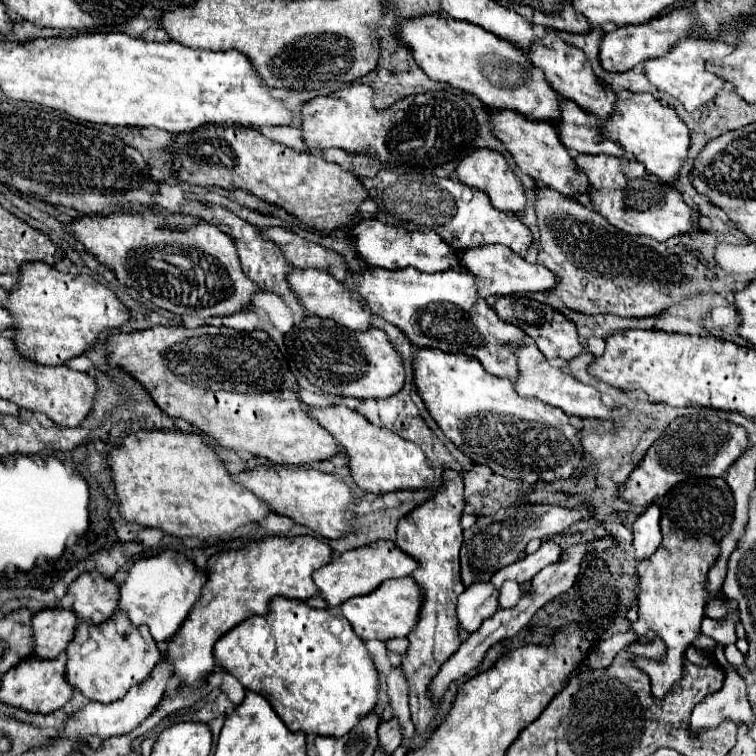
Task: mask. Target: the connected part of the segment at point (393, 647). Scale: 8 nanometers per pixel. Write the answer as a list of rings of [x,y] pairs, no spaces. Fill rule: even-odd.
[[[407,637],[396,638],[386,642],[387,650],[399,655],[406,652],[408,645],[409,641],[407,640]]]

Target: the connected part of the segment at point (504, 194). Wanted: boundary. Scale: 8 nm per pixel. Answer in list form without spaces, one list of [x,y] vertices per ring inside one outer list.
[[[475,150],[475,152],[471,152],[457,166],[457,176],[459,176],[459,180],[463,184],[467,184],[471,188],[483,190],[489,196],[491,204],[495,208],[503,210],[503,212],[519,212],[527,204],[523,184],[515,176],[515,172],[511,170],[511,166],[507,164],[507,160],[505,160],[505,156],[501,152],[495,152],[495,150]]]

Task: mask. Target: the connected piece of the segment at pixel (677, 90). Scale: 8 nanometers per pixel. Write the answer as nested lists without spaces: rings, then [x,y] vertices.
[[[687,38],[677,42],[663,58],[655,58],[655,60],[647,60],[645,62],[645,76],[649,78],[649,82],[653,86],[657,86],[661,92],[667,92],[671,96],[675,96],[689,112],[699,108],[701,104],[711,102],[717,92],[725,86],[725,80],[707,70],[707,64],[711,60],[721,60],[725,56],[729,56],[735,50],[735,44],[717,40],[717,42],[709,42],[709,40],[697,40],[697,38]]]

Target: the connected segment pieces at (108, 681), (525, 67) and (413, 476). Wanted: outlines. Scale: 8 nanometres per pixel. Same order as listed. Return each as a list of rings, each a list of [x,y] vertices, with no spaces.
[[[119,610],[105,624],[99,626],[91,622],[79,622],[75,638],[67,648],[65,680],[67,684],[71,684],[73,690],[81,692],[91,702],[111,704],[127,694],[131,686],[141,684],[151,674],[161,656],[163,654],[159,652],[155,640],[151,640],[149,628],[135,628],[133,624],[129,624],[125,612]]]
[[[431,14],[407,20],[399,36],[403,44],[413,50],[415,62],[431,80],[447,82],[453,88],[475,94],[491,110],[515,110],[529,120],[559,122],[563,100],[557,96],[555,88],[547,84],[543,70],[535,68],[535,64],[527,60],[527,54],[511,42],[497,38],[481,26]]]
[[[331,406],[325,410],[311,410],[311,416],[323,424],[323,428],[329,430],[347,450],[351,474],[363,490],[387,494],[395,490],[423,490],[433,484],[433,466],[427,462],[423,450],[417,444],[395,436],[395,432],[387,432],[383,426],[373,426],[357,410],[349,410],[347,406]]]

